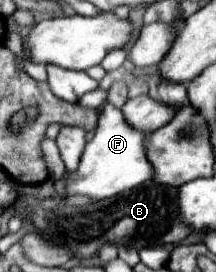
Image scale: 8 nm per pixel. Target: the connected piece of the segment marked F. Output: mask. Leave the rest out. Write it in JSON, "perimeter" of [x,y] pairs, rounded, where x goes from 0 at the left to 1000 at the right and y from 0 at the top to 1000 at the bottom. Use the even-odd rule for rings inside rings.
{"perimeter":[[[491,386],[454,438],[454,482],[435,482],[435,504],[398,526],[361,629],[324,636],[315,651],[306,702],[324,717],[407,717],[435,732],[491,732],[546,717],[556,702],[639,688],[667,665],[694,665],[713,651],[713,629],[704,599],[685,599],[676,577],[667,540],[676,504],[685,489],[630,482],[602,452],[583,452],[556,401]]]}

